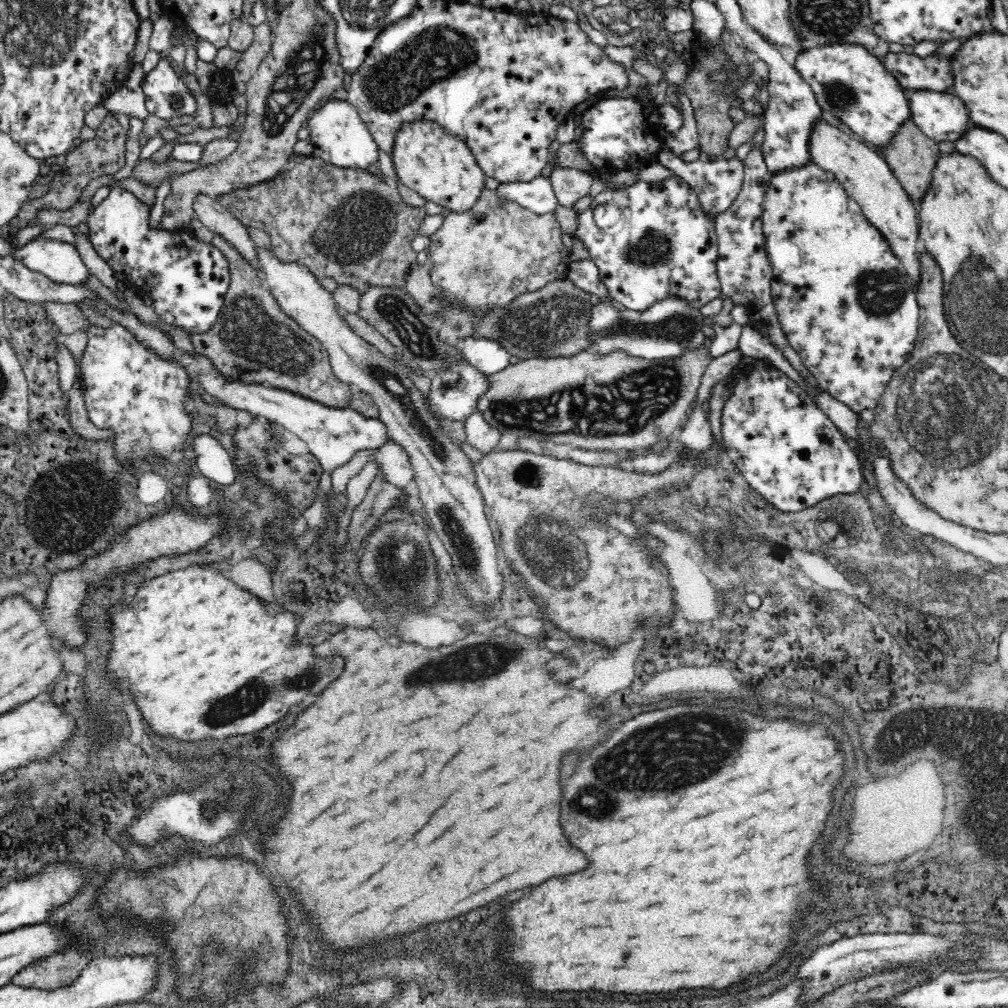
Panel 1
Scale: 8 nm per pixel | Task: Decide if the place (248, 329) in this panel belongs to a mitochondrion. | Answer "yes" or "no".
yes

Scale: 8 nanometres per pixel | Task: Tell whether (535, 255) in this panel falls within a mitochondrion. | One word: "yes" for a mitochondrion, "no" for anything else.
no

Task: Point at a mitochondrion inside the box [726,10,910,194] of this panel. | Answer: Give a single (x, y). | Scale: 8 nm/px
(843, 96)

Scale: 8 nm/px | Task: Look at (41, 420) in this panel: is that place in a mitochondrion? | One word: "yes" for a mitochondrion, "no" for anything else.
no

